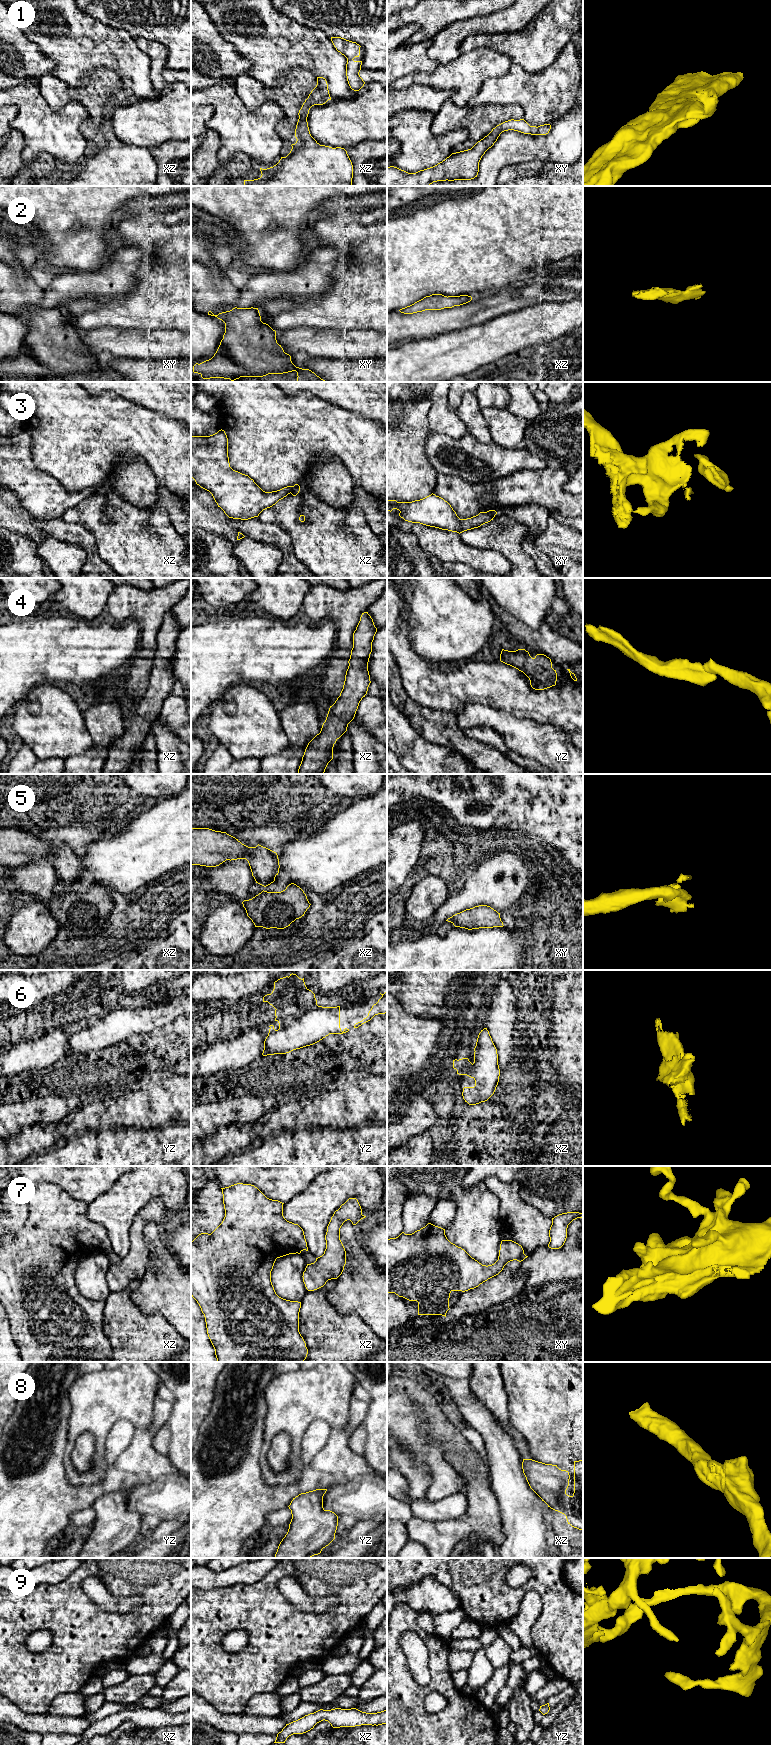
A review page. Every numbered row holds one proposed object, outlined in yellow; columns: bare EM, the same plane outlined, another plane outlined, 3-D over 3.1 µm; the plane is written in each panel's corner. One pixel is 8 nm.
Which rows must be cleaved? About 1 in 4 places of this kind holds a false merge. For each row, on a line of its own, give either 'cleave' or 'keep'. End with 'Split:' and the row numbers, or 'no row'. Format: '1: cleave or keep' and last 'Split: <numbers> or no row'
1: keep
2: keep
3: cleave
4: keep
5: keep
6: keep
7: keep
8: keep
9: keep
Split: 3

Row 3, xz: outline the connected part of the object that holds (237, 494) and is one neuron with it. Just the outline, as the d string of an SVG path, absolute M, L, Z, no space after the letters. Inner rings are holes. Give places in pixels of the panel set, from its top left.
M224 430L210 436L191 436L191 478L209 491L218 507L233 519L248 520L275 505L298 484L277 491L263 491L248 475L233 470Z

